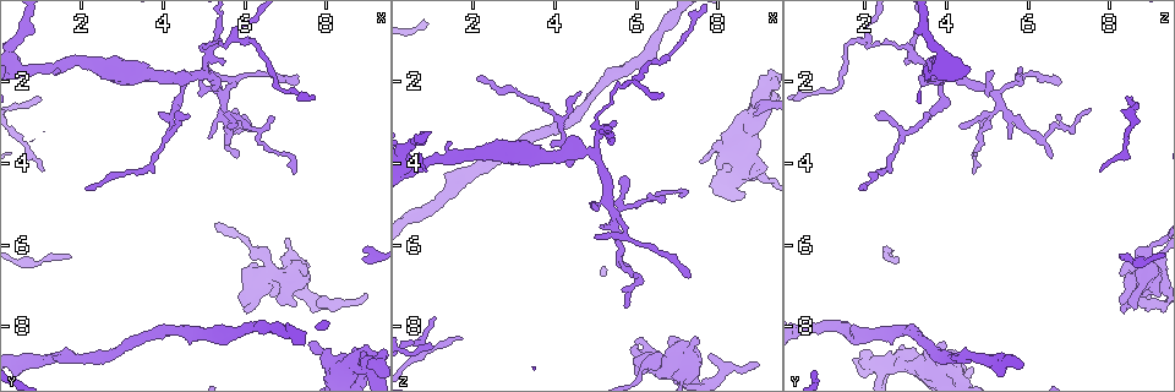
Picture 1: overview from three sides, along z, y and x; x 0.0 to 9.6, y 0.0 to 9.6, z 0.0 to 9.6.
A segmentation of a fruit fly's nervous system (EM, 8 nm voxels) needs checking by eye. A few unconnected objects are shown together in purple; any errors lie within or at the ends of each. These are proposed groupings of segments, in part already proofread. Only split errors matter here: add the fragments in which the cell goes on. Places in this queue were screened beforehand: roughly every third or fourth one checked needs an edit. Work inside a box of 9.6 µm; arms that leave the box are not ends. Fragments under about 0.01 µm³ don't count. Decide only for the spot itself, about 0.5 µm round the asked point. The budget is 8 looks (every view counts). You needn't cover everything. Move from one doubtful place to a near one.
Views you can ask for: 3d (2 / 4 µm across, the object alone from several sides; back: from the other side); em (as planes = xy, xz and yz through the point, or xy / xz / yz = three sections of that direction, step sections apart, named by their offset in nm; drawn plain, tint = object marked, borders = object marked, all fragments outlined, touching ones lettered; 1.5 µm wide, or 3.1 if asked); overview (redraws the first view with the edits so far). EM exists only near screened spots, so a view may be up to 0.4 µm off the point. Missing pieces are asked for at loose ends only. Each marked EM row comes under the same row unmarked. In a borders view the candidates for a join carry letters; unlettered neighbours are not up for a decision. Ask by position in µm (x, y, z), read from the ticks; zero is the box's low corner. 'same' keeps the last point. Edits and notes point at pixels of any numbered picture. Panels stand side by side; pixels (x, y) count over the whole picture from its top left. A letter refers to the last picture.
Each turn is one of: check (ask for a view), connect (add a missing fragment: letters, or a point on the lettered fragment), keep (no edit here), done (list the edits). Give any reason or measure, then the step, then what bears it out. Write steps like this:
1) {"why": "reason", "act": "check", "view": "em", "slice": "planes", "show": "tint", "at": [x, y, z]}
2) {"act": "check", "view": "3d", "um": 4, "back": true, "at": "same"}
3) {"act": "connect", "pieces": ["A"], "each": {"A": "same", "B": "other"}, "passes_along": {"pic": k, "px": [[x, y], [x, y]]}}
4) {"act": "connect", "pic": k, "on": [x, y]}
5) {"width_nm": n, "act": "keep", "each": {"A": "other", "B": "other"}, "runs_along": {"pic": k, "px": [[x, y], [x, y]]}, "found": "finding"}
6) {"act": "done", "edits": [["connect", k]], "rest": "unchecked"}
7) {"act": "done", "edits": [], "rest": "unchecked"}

{"why": "thin end", "act": "check", "view": "em", "slice": "planes", "show": "tint", "at": [9.00, 7.20, 8.95]}

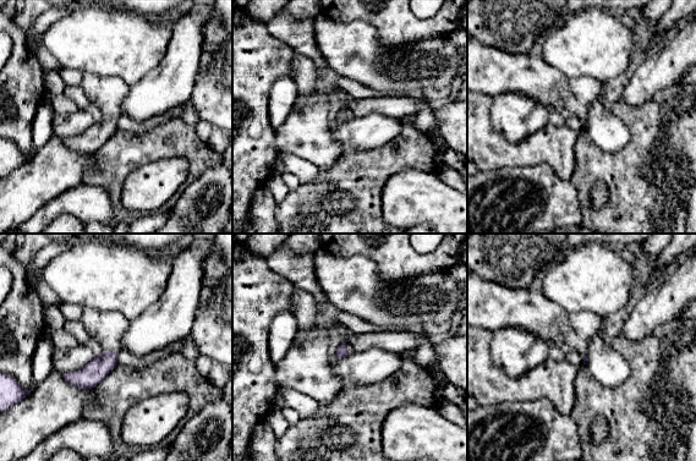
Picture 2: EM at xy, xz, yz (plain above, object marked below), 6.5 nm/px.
{"why": "what lies round it", "act": "check", "view": "em", "slice": "planes", "show": "borders", "at": "same"}

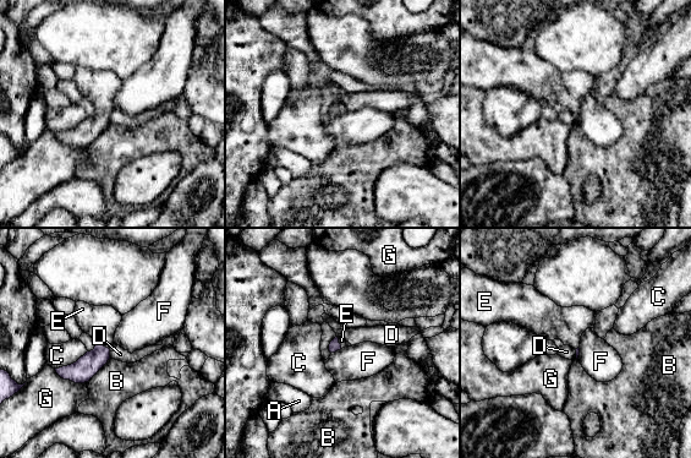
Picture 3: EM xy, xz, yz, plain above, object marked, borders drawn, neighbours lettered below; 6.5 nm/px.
{"longest_contact_nm": ["C", 240], "act": "connect", "pic": 3, "on": [100, 322], "each": {"A": "other", "B": "other", "C": "other", "D": "other", "E": "same", "F": "other", "G": "other"}, "found": "the cell continues"}

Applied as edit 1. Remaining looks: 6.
{"act": "check", "view": "overview"}

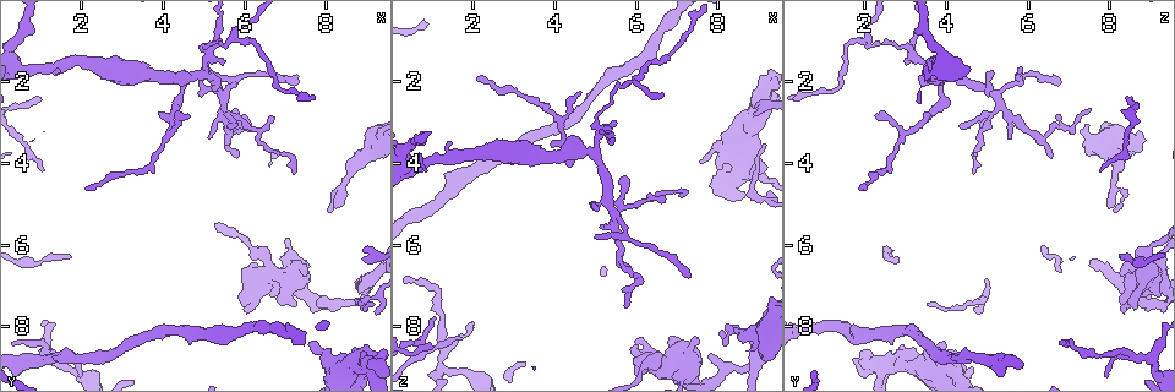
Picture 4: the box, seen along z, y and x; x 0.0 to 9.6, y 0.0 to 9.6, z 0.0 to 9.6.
{"why": "free end", "act": "check", "view": "em", "slice": "yz", "step": 8, "show": "borders", "at": [7.35, 2.05, 6.75]}

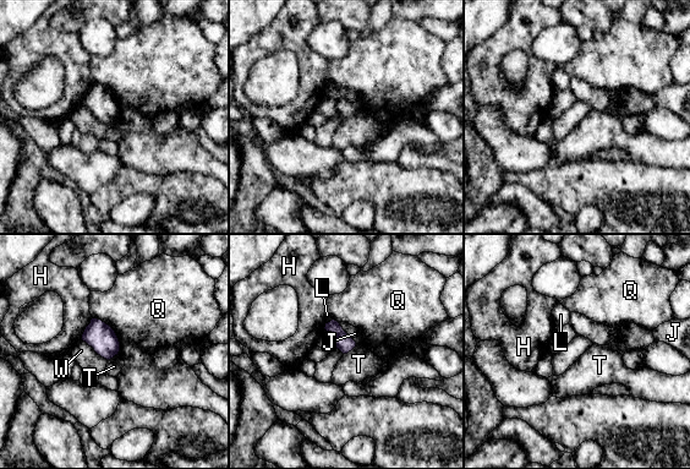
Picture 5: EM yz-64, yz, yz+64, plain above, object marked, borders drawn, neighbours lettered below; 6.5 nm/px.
{"act": "keep", "each": {"H": "other", "J": "other", "L": "other", "Q": "other", "T": "other", "W": "other"}, "border": {"pic": 5, "px": [[356, 344], [344, 354]]}, "found": "none of them fits"}

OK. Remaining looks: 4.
{"why": "an open end", "act": "check", "view": "em", "slice": "planes", "show": "borders", "at": [1.05, 2.45, 8.55]}

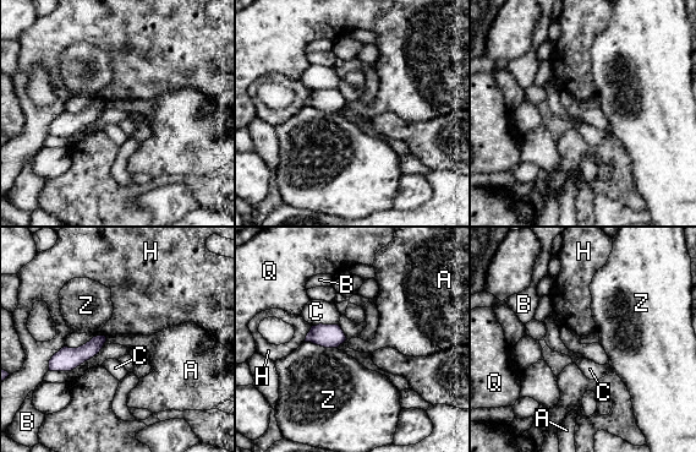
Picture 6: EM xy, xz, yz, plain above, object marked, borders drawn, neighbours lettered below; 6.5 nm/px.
{"act": "keep", "each": {"A": "other", "B": "other", "C": "other", "H": "other", "Q": "other", "Z": "other"}, "border": {"pic": 6, "px": [[105, 337], [107, 341]]}, "found": "none of them fits"}

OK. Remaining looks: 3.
{"act": "done", "edits": [["connect", 3]], "rest": "unchecked"}

